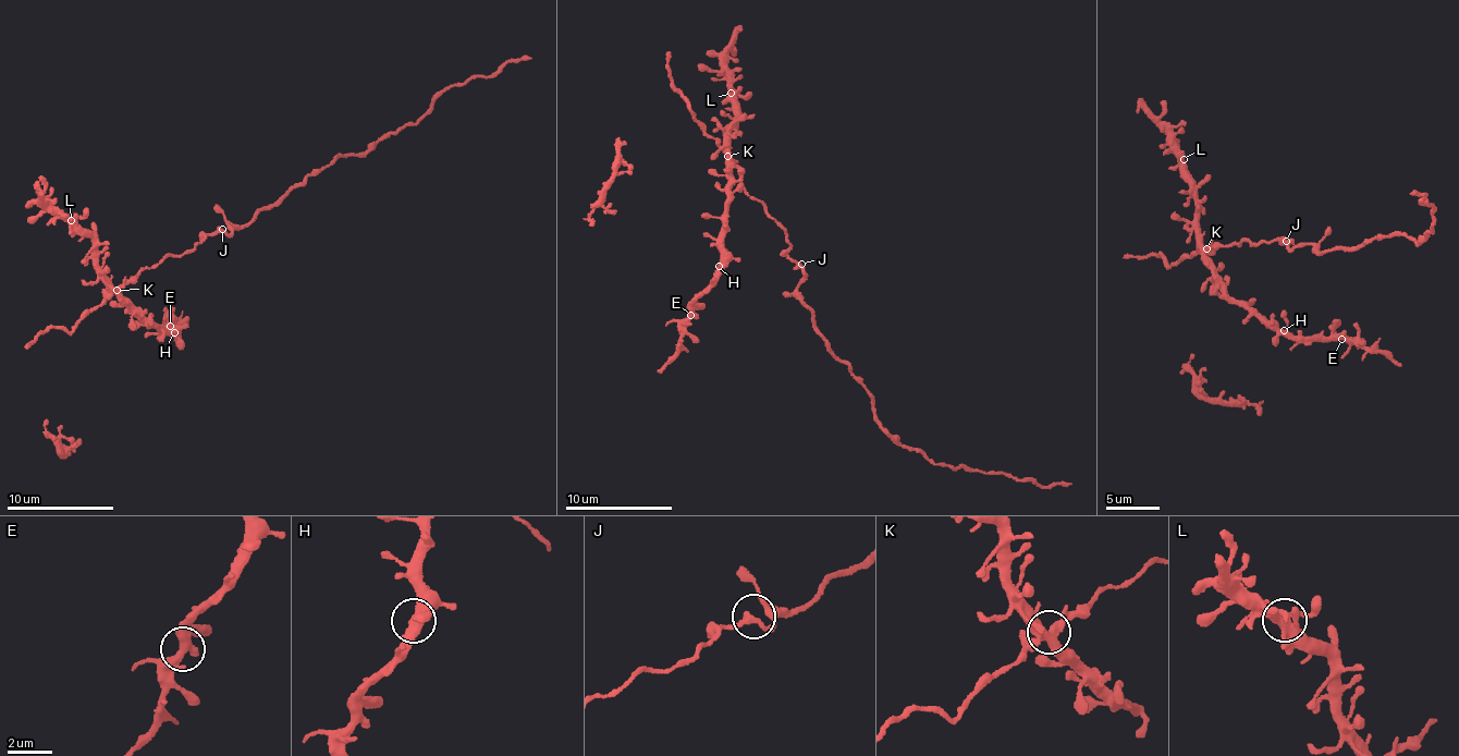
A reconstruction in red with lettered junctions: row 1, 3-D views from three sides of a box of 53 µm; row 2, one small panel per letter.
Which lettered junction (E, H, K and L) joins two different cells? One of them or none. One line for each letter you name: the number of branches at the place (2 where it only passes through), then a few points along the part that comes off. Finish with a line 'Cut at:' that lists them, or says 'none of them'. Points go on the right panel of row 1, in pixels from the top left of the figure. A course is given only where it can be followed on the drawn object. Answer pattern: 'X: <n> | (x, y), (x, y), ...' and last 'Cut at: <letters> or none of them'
Cut at: none of them

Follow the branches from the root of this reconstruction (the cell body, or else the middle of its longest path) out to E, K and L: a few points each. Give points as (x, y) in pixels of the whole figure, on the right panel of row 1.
E: (1289, 243), (1215, 243), (1205, 255), (1231, 296), (1253, 307), (1279, 329), (1306, 339), (1341, 339)
K: (1289, 243), (1260, 241), (1255, 244), (1243, 240), (1240, 244), (1215, 243), (1208, 248)
L: (1289, 243), (1260, 241), (1255, 244), (1243, 240), (1240, 244), (1203, 246), (1196, 215), (1196, 190), (1184, 159)

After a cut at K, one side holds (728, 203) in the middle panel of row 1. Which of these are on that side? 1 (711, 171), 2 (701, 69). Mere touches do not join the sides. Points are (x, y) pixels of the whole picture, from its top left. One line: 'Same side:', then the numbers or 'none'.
Same side: 1, 2

